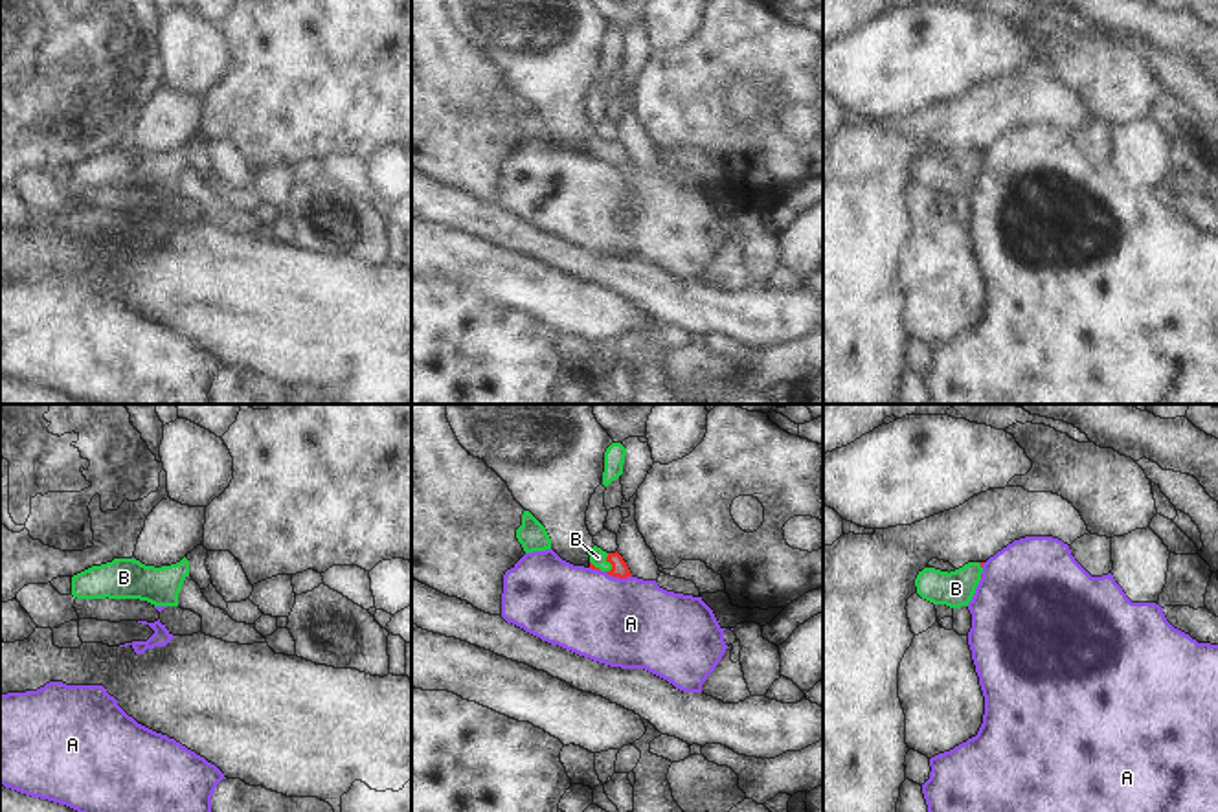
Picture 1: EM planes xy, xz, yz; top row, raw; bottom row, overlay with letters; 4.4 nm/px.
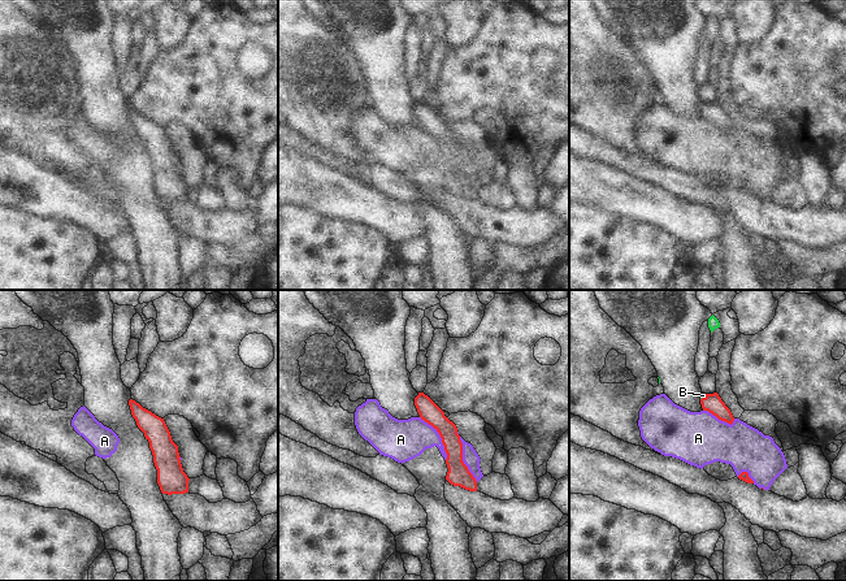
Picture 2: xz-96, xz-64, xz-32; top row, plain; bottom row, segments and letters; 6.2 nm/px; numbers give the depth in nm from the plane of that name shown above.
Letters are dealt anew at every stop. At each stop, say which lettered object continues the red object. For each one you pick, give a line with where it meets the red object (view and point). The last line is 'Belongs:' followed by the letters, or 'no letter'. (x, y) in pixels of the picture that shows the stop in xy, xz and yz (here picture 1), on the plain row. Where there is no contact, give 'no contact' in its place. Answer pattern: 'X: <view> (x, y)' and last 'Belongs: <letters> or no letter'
B: xz (608, 149)
Belongs: B

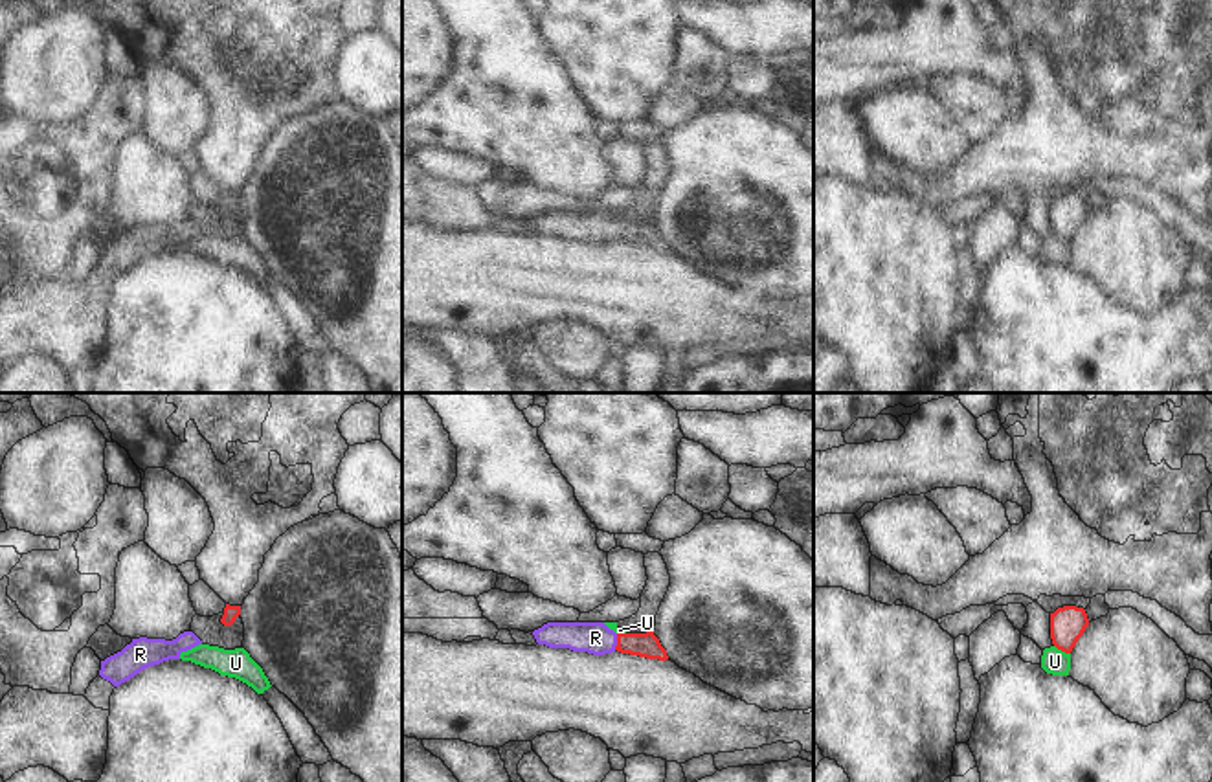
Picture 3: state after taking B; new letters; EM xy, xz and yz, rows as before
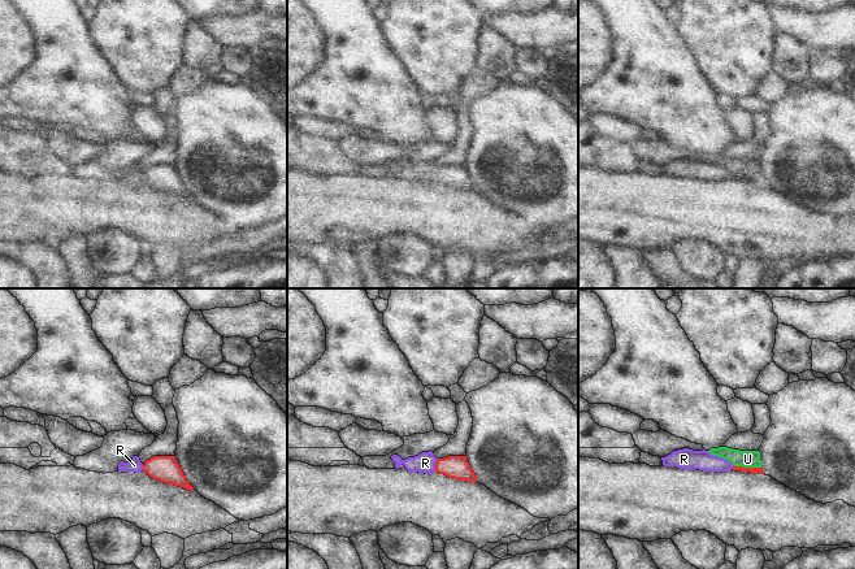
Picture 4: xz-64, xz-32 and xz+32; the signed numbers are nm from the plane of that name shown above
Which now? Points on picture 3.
R: xz (617, 230)
Belongs: R

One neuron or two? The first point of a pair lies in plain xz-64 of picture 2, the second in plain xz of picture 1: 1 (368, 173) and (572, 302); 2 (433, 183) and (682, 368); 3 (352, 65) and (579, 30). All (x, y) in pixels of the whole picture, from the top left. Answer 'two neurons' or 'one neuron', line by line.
1: two neurons
2: two neurons
3: two neurons

